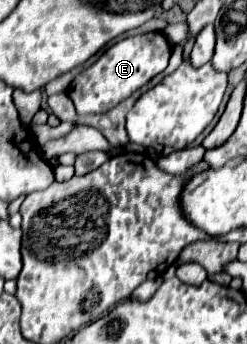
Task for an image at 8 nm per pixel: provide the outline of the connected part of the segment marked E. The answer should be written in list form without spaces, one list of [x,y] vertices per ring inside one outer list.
[[[161,31],[141,33],[125,37],[123,41],[111,45],[91,67],[81,71],[69,85],[67,95],[73,99],[77,115],[89,113],[105,113],[127,99],[133,91],[161,73],[171,57],[171,45]]]

